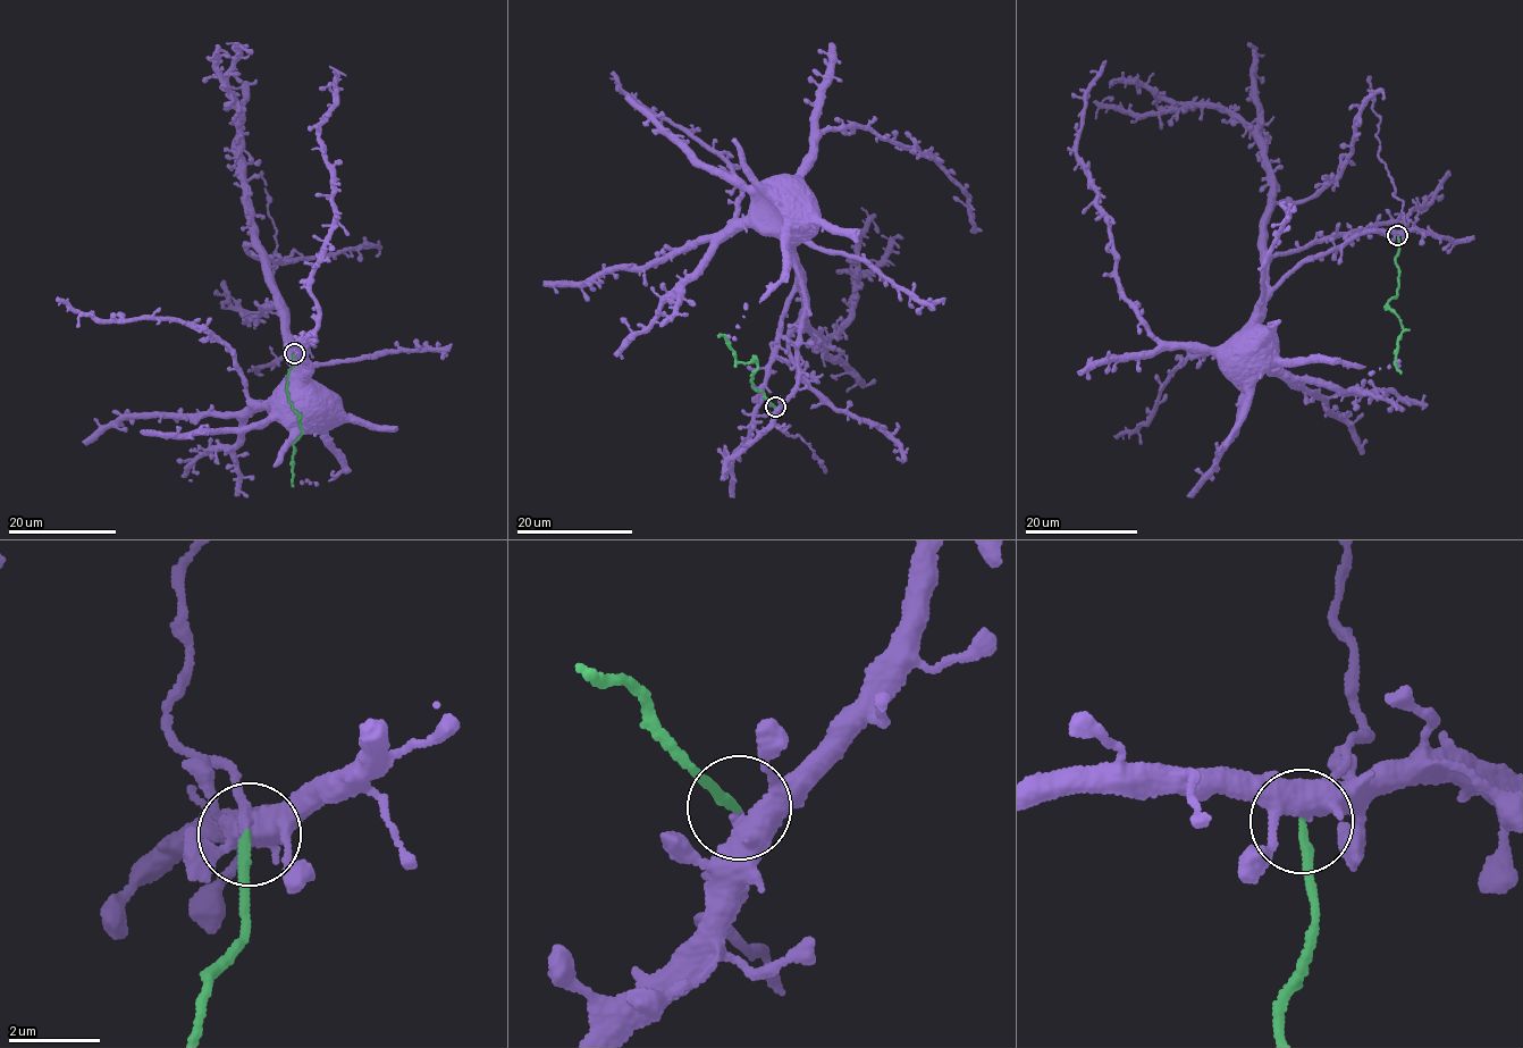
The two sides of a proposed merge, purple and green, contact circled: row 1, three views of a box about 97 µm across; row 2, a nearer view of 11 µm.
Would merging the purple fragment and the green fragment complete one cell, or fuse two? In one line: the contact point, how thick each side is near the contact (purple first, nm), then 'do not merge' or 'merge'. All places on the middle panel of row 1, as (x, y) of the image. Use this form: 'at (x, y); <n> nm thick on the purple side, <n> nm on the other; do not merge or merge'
at (775, 407); 320 nm thick on the purple side, 200 nm on the other; merge

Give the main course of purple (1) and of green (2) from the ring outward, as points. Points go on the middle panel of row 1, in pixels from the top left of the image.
1: (775, 408), (791, 393), (796, 384), (797, 345), (805, 316), (801, 284), (782, 229), (785, 210), (781, 195)
2: (775, 408), (749, 380), (756, 370), (755, 359), (737, 362), (728, 341), (722, 334), (717, 335)

